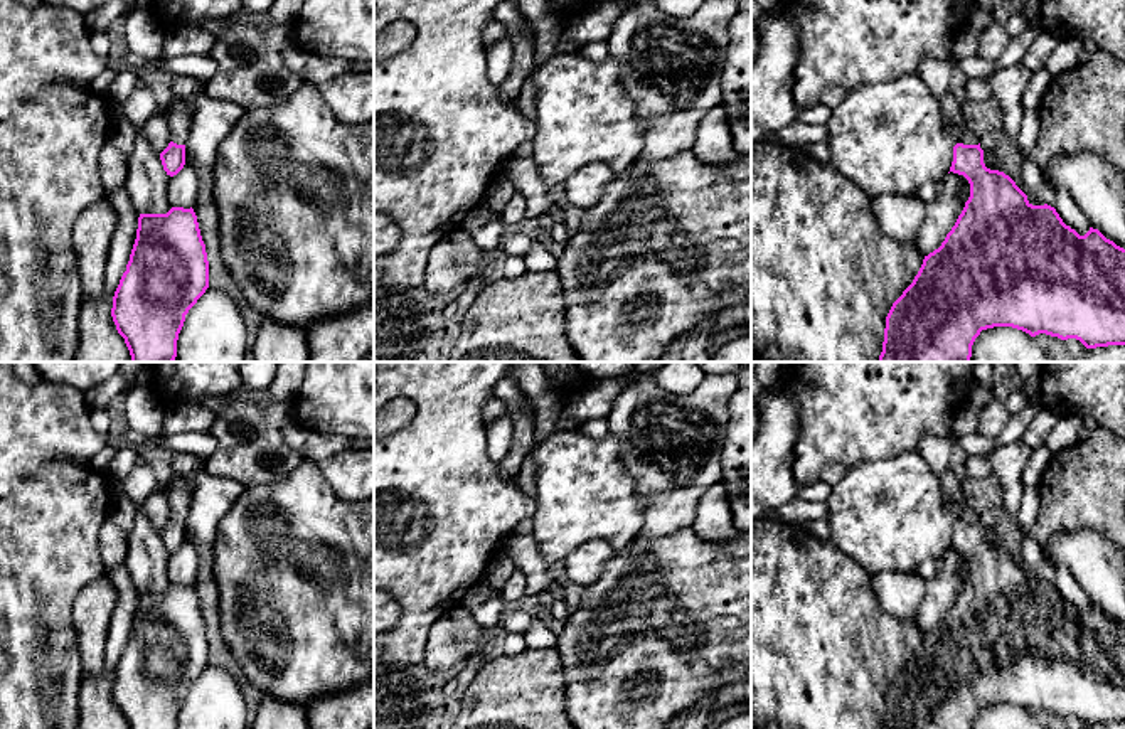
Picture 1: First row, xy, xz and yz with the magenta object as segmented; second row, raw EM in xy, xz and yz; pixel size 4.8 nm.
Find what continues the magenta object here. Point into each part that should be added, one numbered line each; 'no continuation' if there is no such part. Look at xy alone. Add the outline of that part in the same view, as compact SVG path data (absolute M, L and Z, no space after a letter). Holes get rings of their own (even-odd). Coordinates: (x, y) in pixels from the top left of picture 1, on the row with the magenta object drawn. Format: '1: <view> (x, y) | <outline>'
1: xy (181, 115) | M172 98L167 121L170 126L170 140L185 145L194 120L194 109L184 98Z

